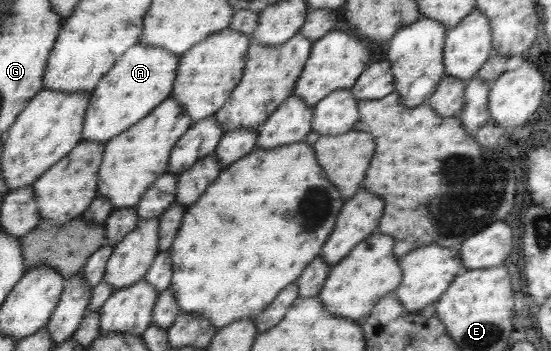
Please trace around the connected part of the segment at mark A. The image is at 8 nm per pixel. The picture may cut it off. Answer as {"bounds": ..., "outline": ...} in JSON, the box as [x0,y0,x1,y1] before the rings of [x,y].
{"bounds":[81,43,179,143],"outline":[[[136,43],[127,49],[92,91],[86,113],[81,141],[108,143],[140,119],[144,119],[173,92],[179,58],[162,47]]]}

